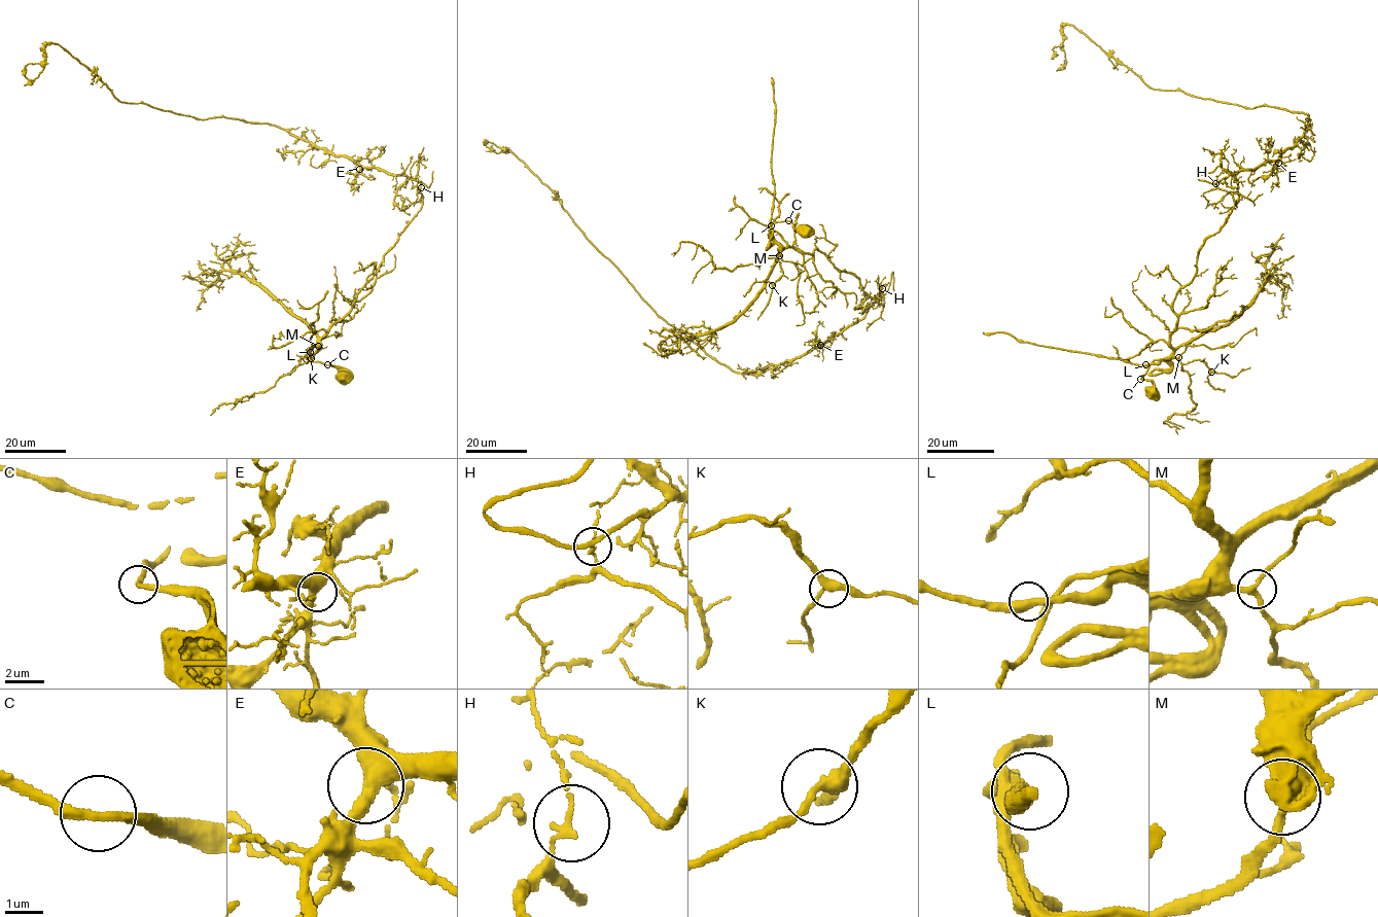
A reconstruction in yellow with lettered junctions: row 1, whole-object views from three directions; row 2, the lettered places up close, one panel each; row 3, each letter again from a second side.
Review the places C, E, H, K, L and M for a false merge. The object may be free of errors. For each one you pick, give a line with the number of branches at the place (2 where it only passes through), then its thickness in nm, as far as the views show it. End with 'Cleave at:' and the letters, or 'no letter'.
H: branches 2; calibre 140 nm
Cleave at: H

